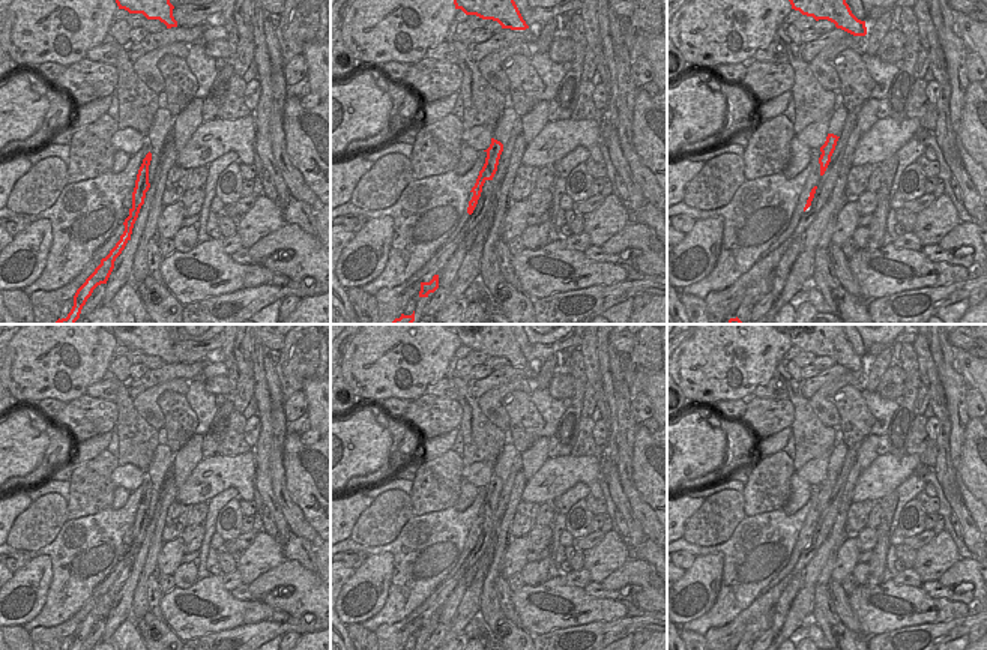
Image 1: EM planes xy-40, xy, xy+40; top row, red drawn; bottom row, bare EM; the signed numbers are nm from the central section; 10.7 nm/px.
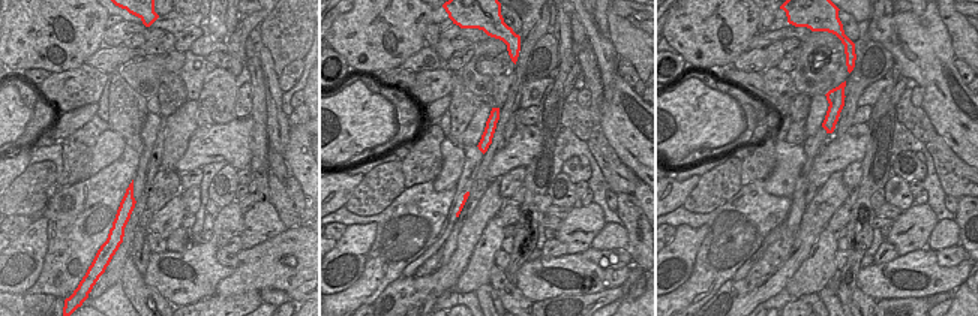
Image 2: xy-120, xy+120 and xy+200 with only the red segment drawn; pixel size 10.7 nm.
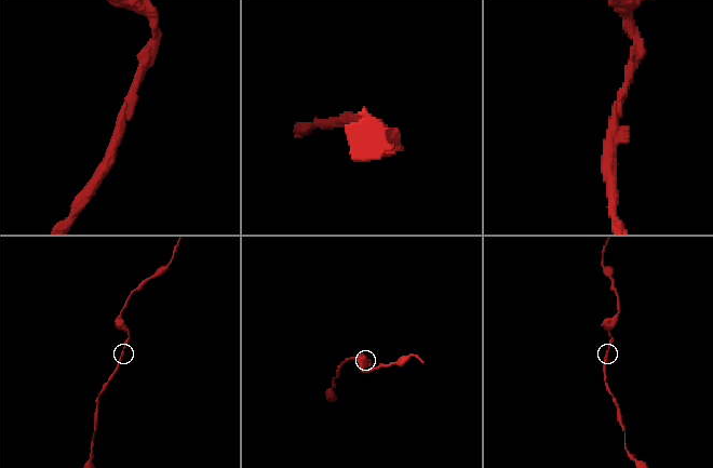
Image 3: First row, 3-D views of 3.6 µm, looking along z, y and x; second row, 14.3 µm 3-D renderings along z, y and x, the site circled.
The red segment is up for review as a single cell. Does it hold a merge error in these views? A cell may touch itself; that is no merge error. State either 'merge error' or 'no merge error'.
no merge error

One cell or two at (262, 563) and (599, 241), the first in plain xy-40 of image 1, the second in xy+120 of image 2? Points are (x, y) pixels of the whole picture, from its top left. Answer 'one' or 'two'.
two

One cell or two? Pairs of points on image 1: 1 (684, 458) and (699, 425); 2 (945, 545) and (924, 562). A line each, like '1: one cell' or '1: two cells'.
1: one cell
2: one cell

